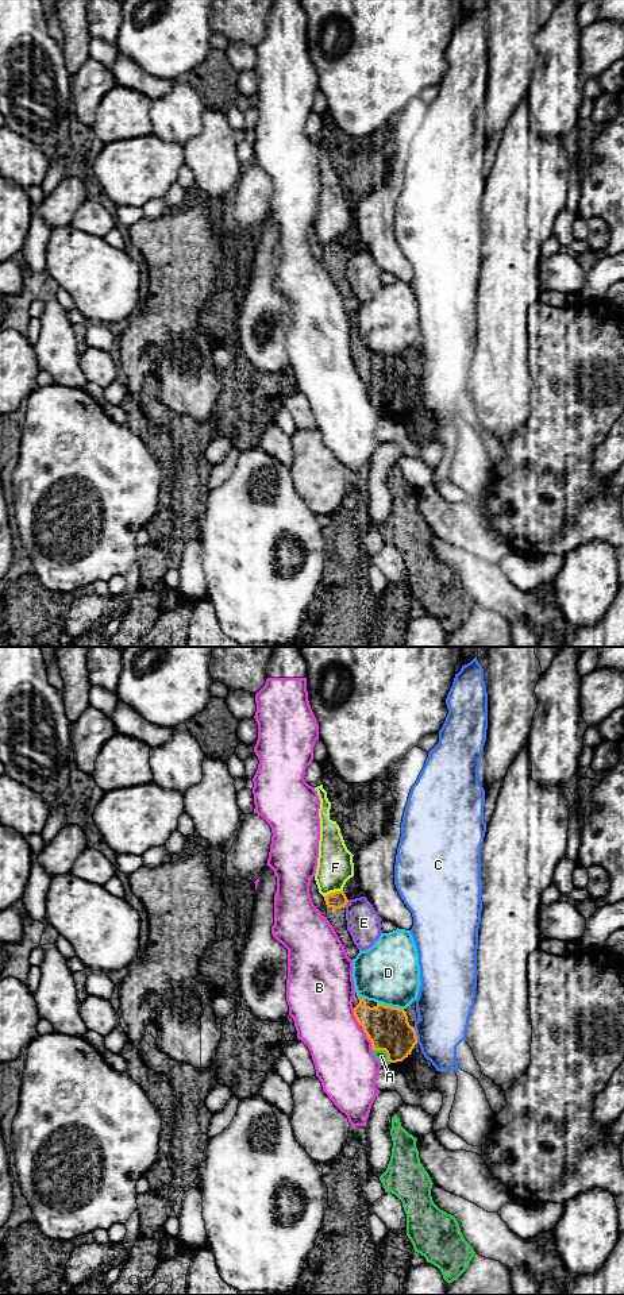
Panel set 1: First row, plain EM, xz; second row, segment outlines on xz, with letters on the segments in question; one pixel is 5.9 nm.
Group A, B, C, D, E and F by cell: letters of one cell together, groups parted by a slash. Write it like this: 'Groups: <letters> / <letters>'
Groups: A / B / C / D / E / F

